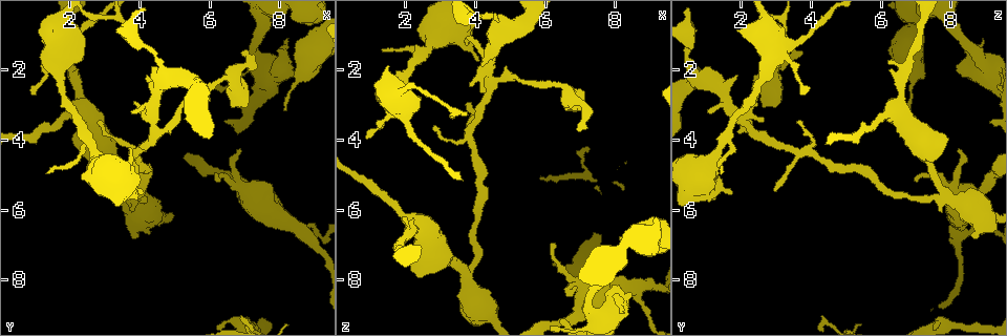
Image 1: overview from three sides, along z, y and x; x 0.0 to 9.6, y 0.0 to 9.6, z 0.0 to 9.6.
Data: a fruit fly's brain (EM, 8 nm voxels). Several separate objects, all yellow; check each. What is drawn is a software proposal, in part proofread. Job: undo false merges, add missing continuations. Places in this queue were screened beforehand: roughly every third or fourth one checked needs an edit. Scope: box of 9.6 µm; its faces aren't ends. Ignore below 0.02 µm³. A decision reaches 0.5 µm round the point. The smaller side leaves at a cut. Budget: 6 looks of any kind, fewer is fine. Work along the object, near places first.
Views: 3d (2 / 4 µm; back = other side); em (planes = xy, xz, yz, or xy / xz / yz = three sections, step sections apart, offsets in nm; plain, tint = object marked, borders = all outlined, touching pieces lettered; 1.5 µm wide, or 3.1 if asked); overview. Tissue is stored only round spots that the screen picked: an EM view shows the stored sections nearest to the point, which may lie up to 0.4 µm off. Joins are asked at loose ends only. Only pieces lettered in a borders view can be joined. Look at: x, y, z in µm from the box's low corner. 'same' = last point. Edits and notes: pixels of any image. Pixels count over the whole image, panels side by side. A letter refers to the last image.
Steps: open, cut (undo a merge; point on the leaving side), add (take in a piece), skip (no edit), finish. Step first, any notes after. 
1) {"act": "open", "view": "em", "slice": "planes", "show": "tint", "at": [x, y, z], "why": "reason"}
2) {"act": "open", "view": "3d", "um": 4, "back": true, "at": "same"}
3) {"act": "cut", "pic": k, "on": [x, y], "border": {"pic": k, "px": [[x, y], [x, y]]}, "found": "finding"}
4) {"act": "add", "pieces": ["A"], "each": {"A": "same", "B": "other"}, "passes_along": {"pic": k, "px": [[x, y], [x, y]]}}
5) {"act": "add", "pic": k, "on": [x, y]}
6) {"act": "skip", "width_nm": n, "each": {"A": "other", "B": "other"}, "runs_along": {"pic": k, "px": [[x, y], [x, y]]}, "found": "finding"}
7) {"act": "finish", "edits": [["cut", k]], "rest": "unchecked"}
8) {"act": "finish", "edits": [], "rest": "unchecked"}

{"act": "open", "view": "3d", "um": 4, "at": [6.25, 5.15, 7.05], "why": "tapers out"}

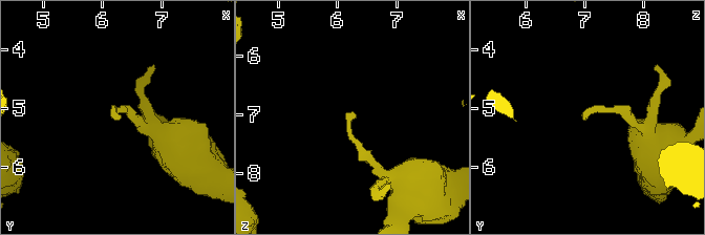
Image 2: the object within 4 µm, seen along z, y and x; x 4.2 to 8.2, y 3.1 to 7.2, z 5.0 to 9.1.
{"act": "open", "view": "em", "slice": "planes", "show": "borders", "at": [6.25, 5.20, 7.00], "why": "shape alone is not enough"}

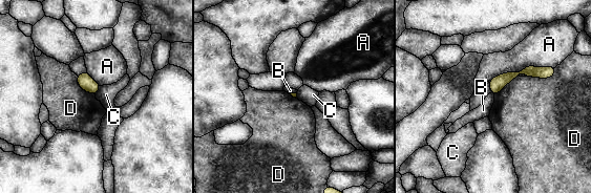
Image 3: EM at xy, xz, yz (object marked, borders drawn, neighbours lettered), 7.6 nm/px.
{"act": "skip", "each": {"A": "other", "B": "other", "C": "other", "D": "other"}, "found": "none of them fits"}

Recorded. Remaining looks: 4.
{"act": "open", "view": "3d", "um": 4, "at": [8.90, 6.50, 9.10], "why": "sharp bend"}

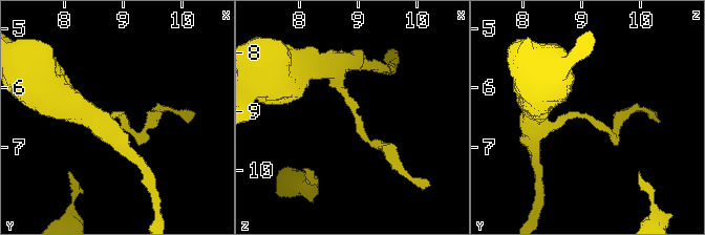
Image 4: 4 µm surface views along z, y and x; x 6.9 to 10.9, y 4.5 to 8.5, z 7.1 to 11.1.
{"act": "open", "view": "em", "slice": "planes", "show": "tint", "at": [8.95, 6.50, 9.10], "arm_widths_nm": [160, 240]}

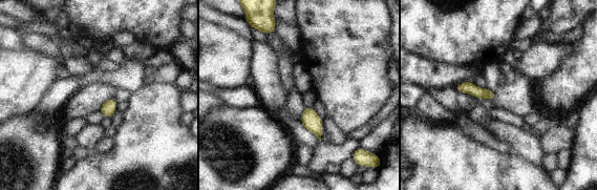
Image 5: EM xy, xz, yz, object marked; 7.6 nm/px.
{"act": "open", "view": "em", "slice": "planes", "show": "borders", "at": "same", "why": "see the neighbours"}

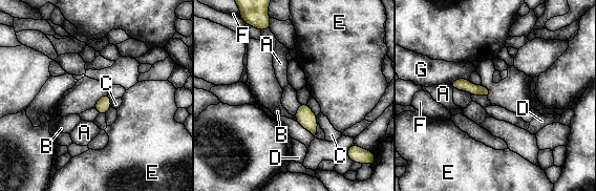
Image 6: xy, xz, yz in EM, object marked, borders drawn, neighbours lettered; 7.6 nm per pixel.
{"act": "skip", "width_nm": 80, "each": {"A": "other", "B": "other", "C": "other", "D": "other", "E": "other", "F": "other", "G": "other"}, "found": "one neuron here"}

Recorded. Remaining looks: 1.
{"act": "finish", "edits": [], "rest": "unchecked"}

